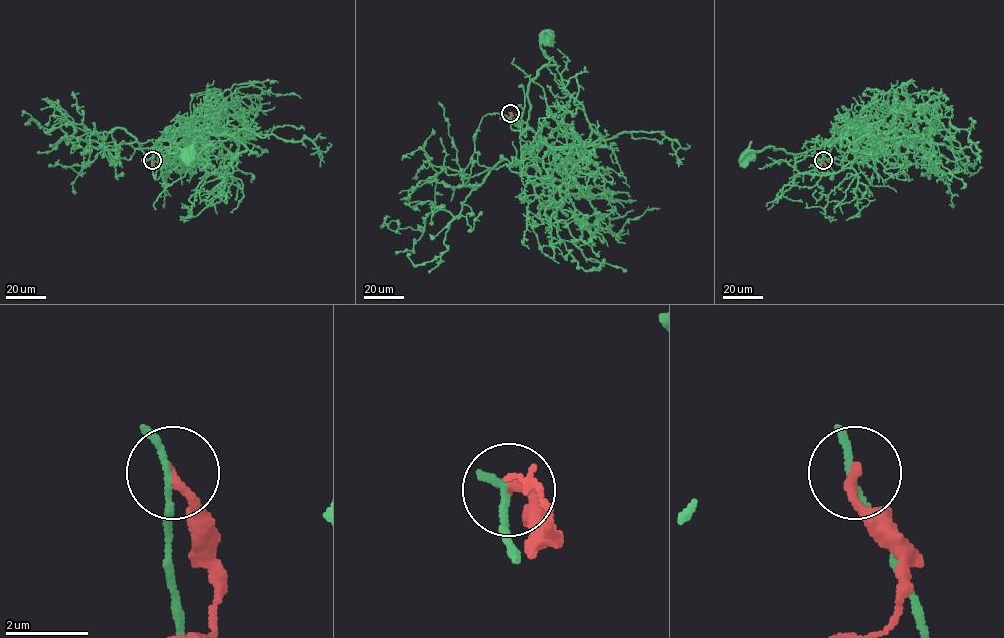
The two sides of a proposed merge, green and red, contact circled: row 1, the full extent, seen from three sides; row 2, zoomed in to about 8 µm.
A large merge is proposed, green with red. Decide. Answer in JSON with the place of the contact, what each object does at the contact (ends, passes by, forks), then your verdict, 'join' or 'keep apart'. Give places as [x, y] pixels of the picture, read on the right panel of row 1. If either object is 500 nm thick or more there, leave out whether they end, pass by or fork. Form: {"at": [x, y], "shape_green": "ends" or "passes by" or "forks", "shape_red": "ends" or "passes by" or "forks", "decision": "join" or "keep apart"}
{"at": [823, 160], "shape_green": "passes by", "shape_red": "ends", "decision": "keep apart"}

